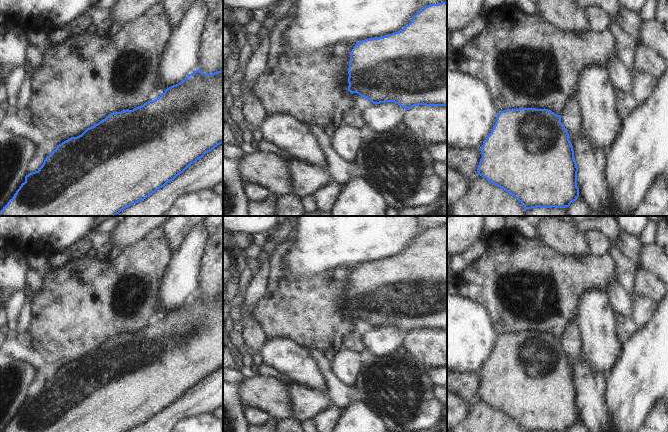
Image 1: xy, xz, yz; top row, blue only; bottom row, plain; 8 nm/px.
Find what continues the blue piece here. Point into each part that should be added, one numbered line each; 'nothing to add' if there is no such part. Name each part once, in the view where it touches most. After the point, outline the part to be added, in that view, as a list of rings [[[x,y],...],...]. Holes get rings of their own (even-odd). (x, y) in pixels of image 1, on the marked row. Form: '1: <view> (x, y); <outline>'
nothing to add

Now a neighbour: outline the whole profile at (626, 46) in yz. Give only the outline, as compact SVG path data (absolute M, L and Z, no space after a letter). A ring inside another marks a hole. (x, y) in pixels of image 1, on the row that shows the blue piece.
M611 17L609 30L615 38L615 49L618 58L625 65L626 69L634 77L635 71L635 52L638 48L638 43L630 37L619 25L616 17Z

